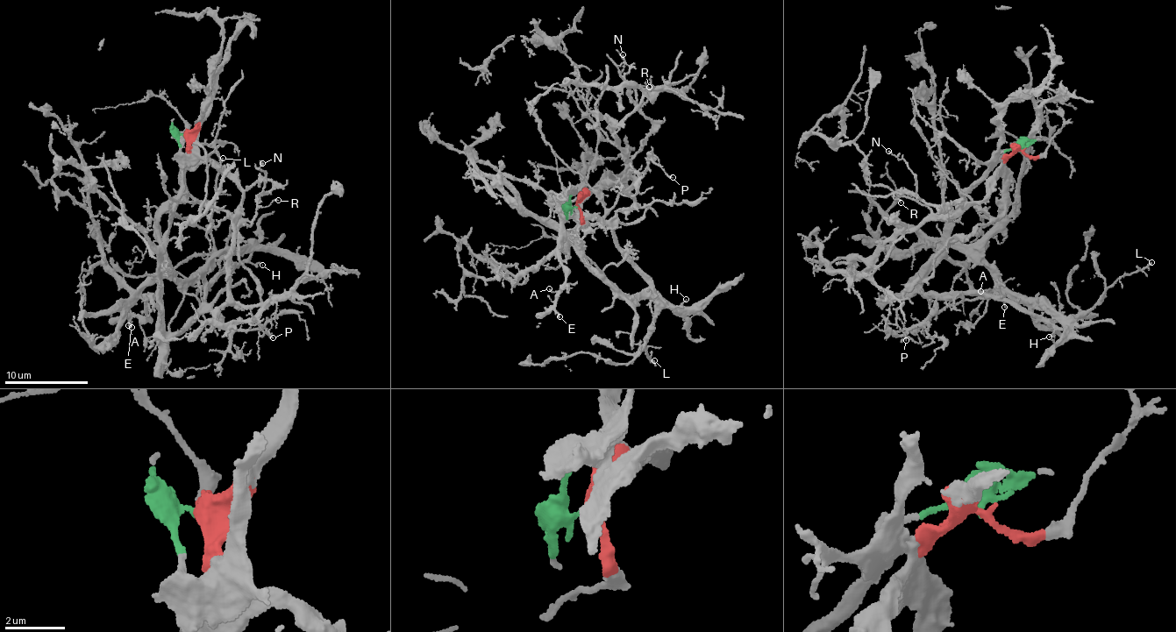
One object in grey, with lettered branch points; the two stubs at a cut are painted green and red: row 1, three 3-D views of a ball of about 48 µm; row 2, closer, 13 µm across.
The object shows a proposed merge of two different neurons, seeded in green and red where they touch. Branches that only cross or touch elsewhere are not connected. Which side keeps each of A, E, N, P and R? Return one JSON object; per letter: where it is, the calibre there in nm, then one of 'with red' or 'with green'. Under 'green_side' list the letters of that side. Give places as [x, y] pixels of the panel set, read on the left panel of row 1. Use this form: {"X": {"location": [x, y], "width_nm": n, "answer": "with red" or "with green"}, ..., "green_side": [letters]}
{"A": {"location": [128, 325], "width_nm": 110, "answer": "with green"}, "E": {"location": [131, 327], "width_nm": 150, "answer": "with green"}, "N": {"location": [262, 163], "width_nm": 120, "answer": "with red"}, "P": {"location": [273, 337], "width_nm": 160, "answer": "with red"}, "R": {"location": [278, 200], "width_nm": 110, "answer": "with red"}, "green_side": ["A", "E"]}

